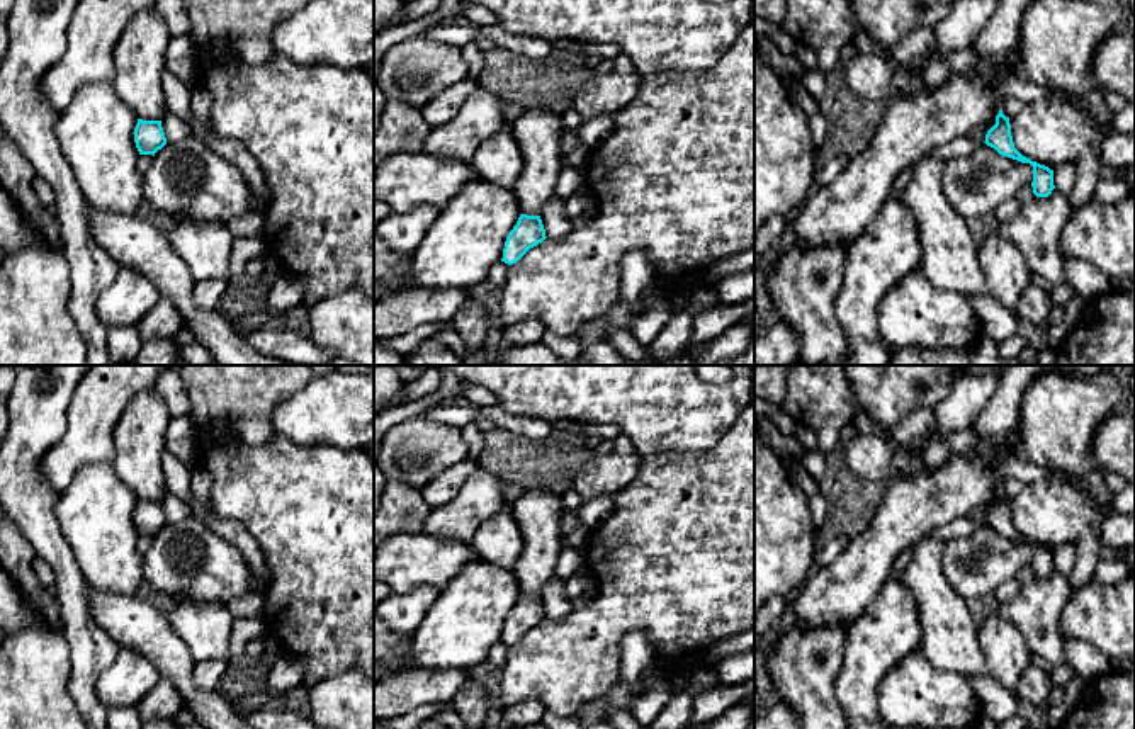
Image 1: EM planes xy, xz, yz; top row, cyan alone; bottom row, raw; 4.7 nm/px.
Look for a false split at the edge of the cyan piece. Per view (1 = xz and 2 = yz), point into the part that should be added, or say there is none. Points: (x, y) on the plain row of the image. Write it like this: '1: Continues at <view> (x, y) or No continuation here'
1: No continuation here
2: No continuation here

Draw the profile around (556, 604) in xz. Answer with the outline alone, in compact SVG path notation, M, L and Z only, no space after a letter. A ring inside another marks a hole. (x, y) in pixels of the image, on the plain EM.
M554 573L542 588L542 605L545 617L552 620L564 619L576 605L566 595L564 581Z

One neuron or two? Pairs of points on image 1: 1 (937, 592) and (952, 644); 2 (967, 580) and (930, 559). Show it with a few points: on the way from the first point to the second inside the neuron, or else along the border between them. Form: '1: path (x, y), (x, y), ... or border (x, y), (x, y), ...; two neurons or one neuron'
1: path (940, 605), (952, 631); one neuron
2: border (943, 542), (942, 573), (964, 599); two neurons

